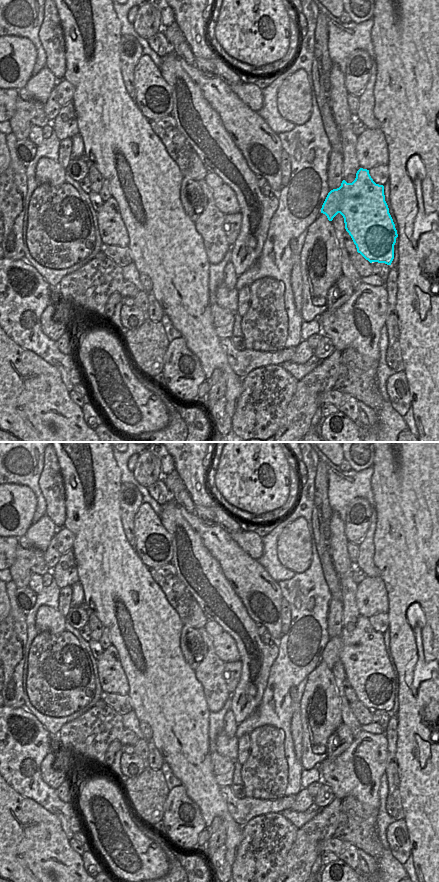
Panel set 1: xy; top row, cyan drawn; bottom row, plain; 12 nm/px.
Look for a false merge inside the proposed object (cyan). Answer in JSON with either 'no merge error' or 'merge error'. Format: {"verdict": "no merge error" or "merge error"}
{"verdict": "no merge error"}

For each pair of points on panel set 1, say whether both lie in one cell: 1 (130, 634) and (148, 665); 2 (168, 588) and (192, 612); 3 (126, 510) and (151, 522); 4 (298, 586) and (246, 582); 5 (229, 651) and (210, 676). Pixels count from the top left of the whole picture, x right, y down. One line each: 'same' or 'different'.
1: same
2: same
3: different
4: different
5: different

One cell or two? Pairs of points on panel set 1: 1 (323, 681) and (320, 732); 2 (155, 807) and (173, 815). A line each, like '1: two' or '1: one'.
1: one
2: two

